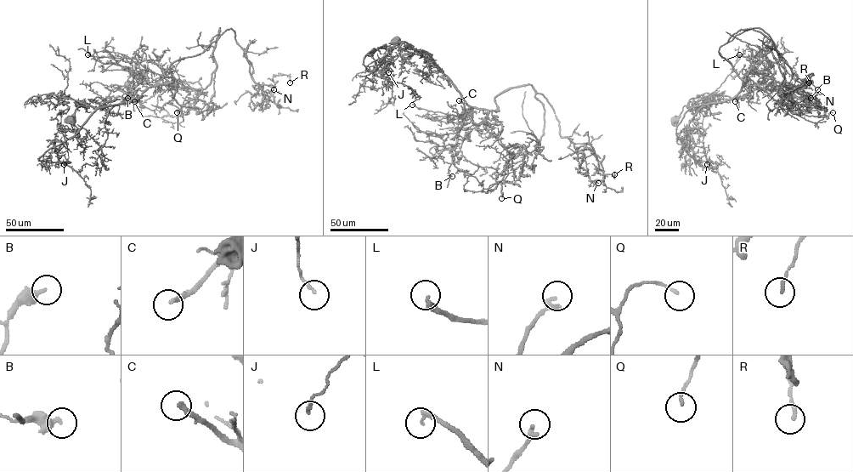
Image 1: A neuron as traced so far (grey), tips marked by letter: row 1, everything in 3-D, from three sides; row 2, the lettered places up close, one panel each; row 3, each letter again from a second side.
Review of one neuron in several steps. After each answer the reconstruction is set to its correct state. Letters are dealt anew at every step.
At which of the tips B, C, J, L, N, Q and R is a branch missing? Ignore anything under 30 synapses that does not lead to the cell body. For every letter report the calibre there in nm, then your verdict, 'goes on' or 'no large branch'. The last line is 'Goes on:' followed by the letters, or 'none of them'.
B: calibre 400 nm; no large branch
C: calibre 240 nm; goes on
J: calibre 130 nm; no large branch
L: calibre 240 nm; goes on
N: calibre 220 nm; no large branch
Q: calibre 120 nm; no large branch
R: calibre 150 nm; no large branch
Goes on: C, L

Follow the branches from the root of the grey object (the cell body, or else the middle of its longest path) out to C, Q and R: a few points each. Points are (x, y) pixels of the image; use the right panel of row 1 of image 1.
C: (676, 120), (684, 105), (693, 107), (716, 104), (737, 96), (735, 101)
Q: (676, 120), (684, 105), (725, 101), (744, 85), (759, 86), (804, 115), (833, 112)
R: (676, 120), (684, 105), (740, 90), (719, 49), (741, 30), (771, 42), (784, 93), (809, 74), (809, 82)

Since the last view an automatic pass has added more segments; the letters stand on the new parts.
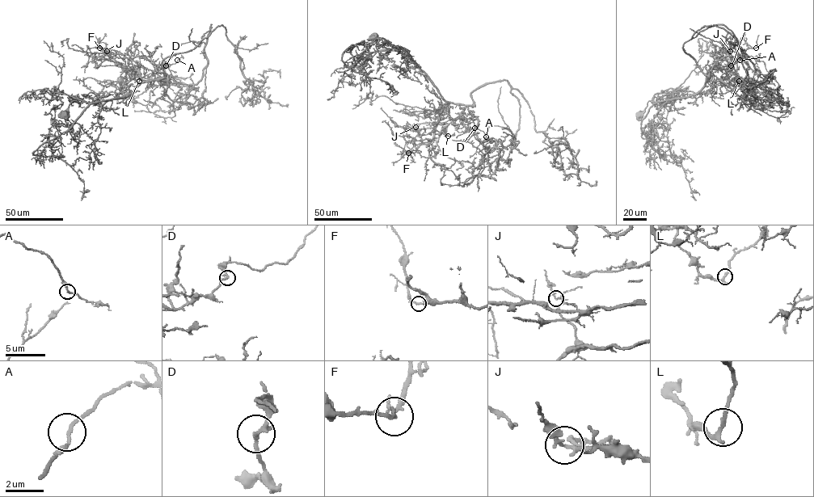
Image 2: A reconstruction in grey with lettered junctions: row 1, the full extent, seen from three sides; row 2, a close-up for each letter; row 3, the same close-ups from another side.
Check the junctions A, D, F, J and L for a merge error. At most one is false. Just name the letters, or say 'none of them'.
none of them

